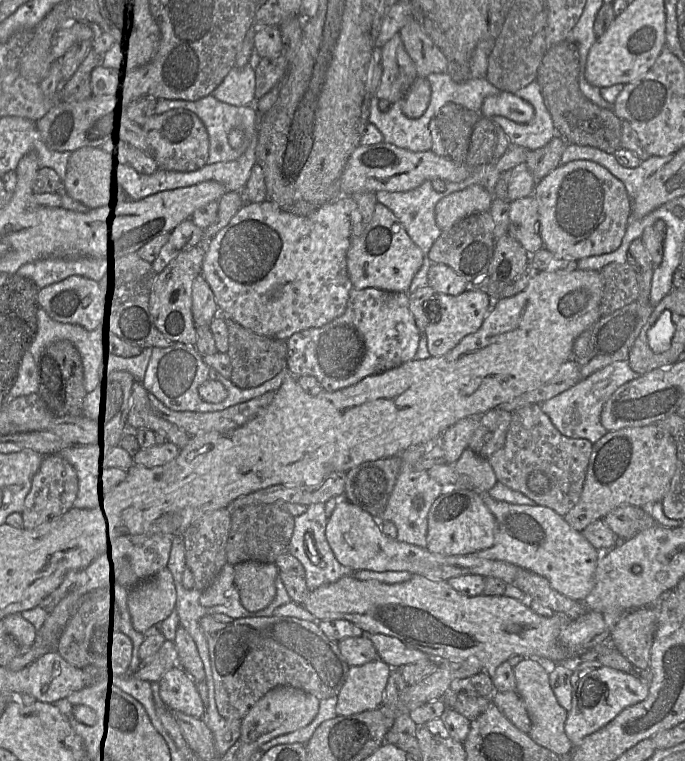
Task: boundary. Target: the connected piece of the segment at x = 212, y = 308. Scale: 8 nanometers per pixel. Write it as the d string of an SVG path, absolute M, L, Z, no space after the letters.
M202 274L193 283L192 313L196 326L208 327L219 314L214 293Z

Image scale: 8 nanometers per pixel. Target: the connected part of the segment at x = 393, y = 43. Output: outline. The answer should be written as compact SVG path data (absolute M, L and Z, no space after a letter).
M399 33L381 47L382 75L375 96L395 103L403 99L419 77Z

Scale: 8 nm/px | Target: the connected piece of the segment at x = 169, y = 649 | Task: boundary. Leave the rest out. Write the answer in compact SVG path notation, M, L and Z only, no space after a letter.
M165 641L158 653L151 660L144 662L135 672L135 678L151 682L151 684L158 683L168 670L179 666L178 653L174 641Z

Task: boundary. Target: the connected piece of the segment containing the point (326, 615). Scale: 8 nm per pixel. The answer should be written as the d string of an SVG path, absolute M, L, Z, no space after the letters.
M414 574L411 579L406 582L397 584L386 584L376 580L358 580L353 575L346 575L340 578L338 581L324 584L317 589L309 592L302 606L311 613L316 620L335 620L343 619L348 620L358 627L360 627L365 633L370 634L384 634L387 636L398 638L401 642L406 644L410 648L420 650L436 660L464 660L469 657L476 657L482 664L482 670L485 670L491 677L494 675L497 667L505 661L508 661L512 656L520 655L524 658L536 658L541 660L551 660L556 663L568 663L573 661L573 655L559 642L559 634L567 622L571 621L564 615L555 613L552 617L544 617L535 613L526 603L508 596L488 596L485 594L469 597L463 595L451 587L448 581L445 580L433 580L422 575Z

